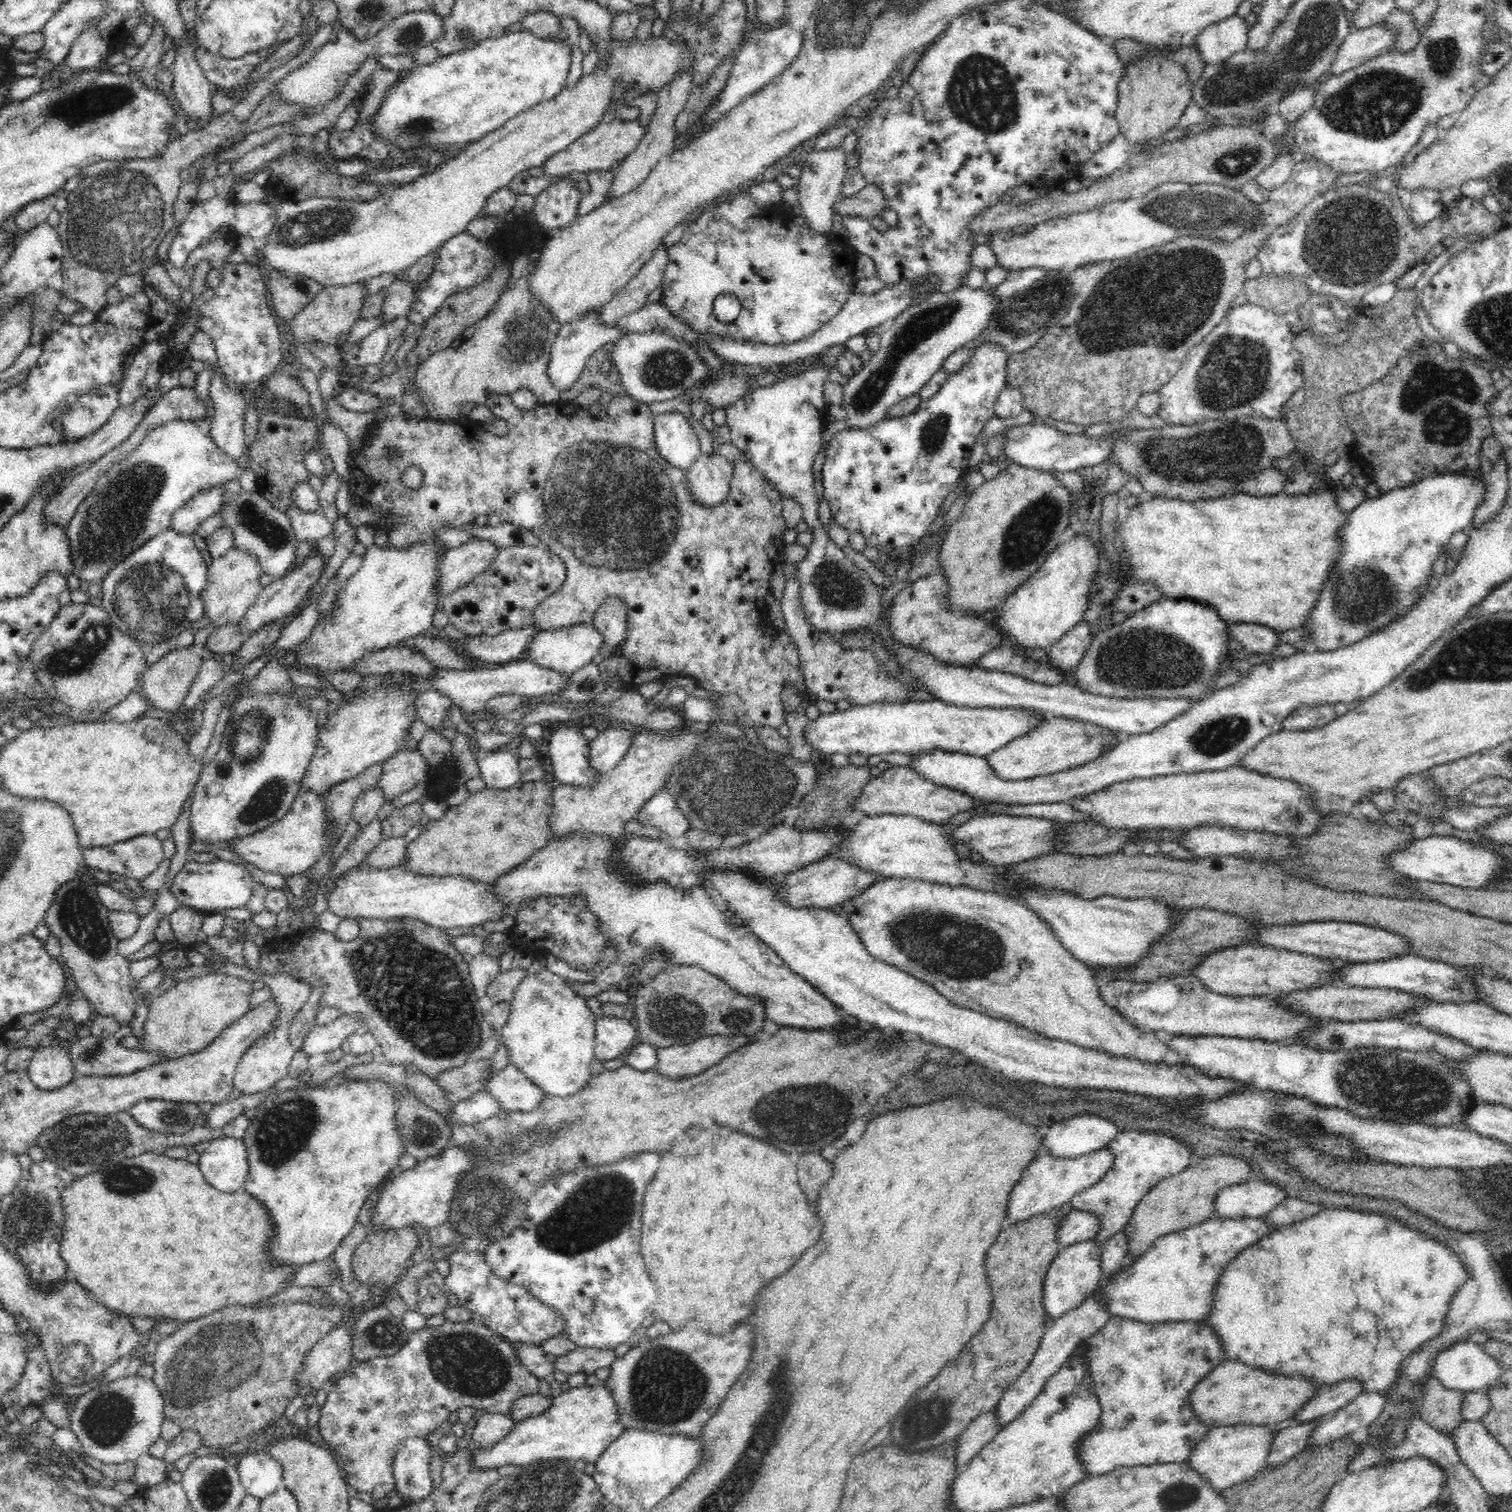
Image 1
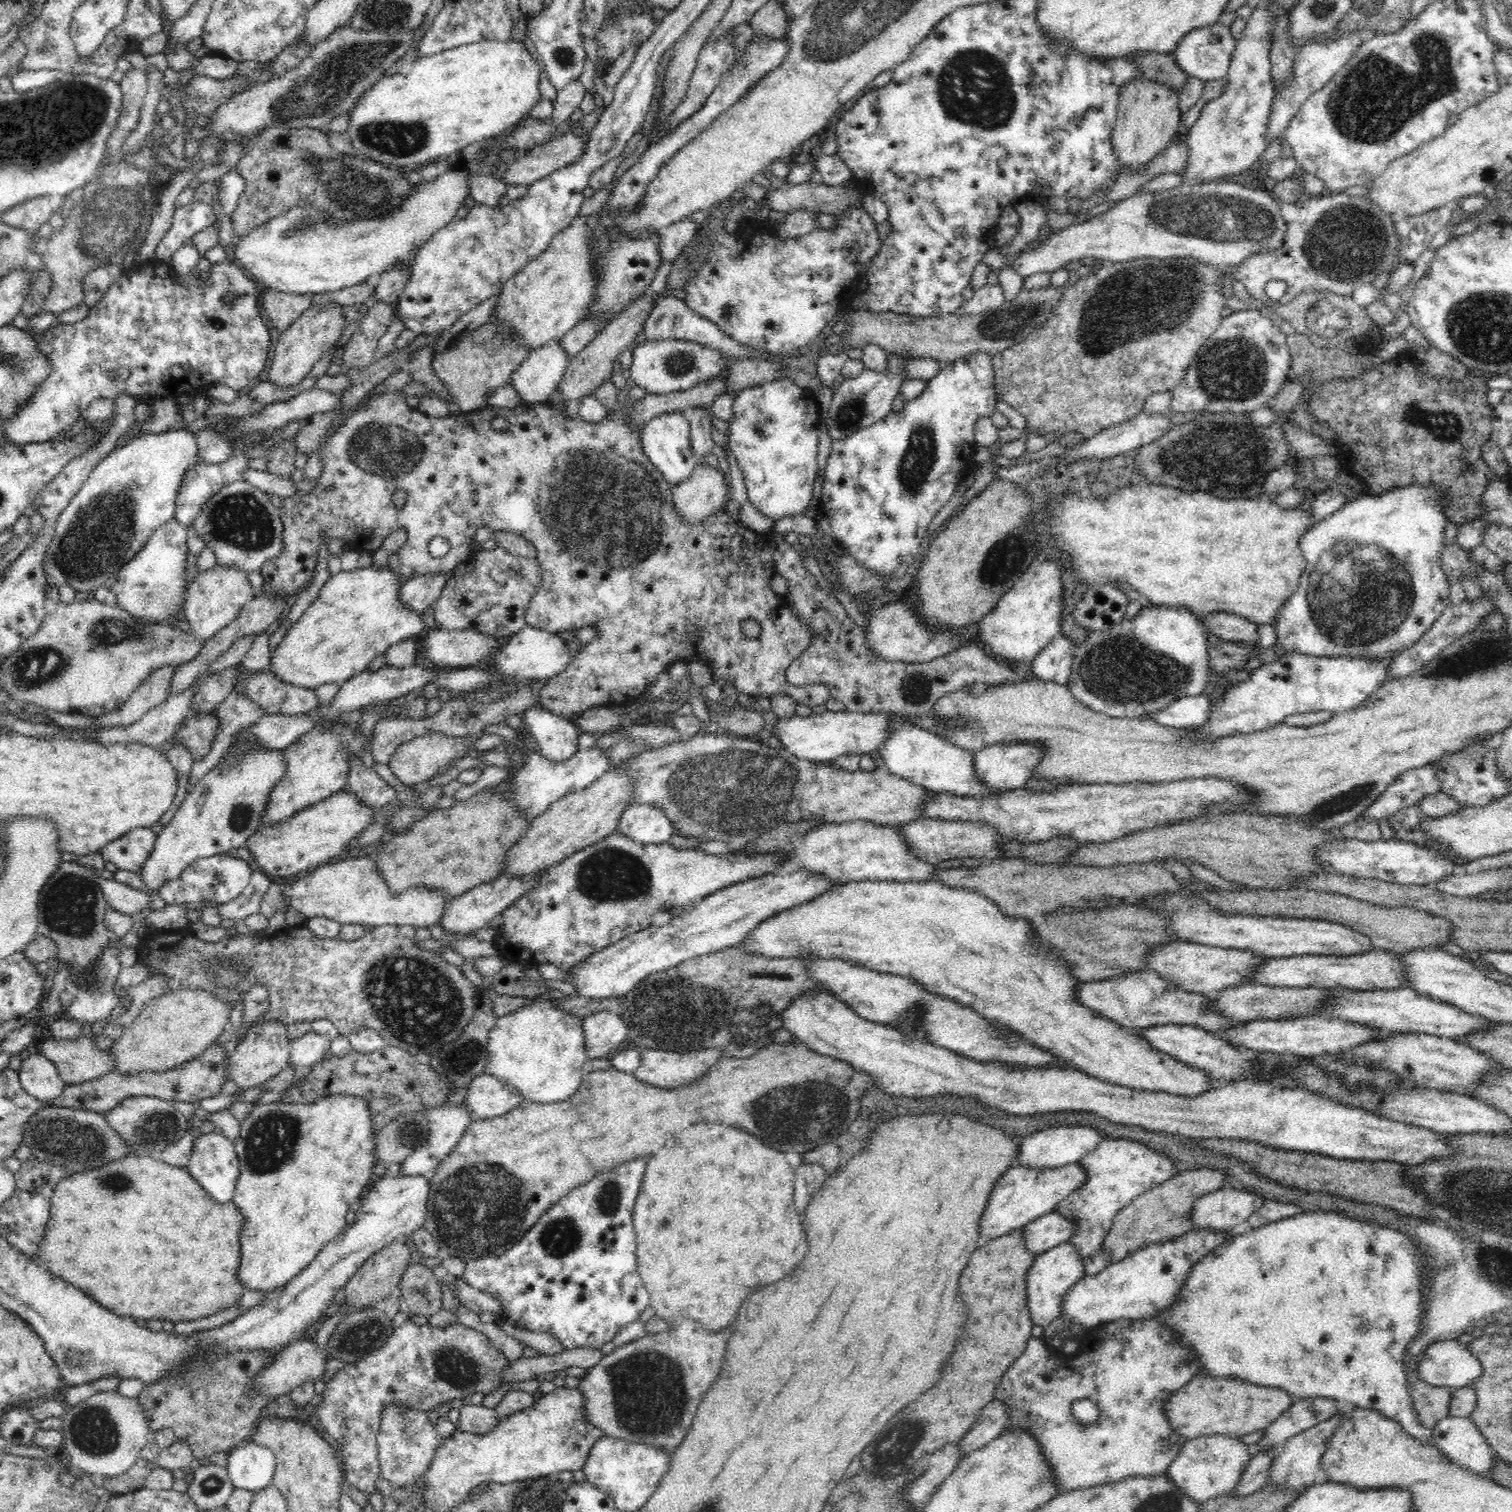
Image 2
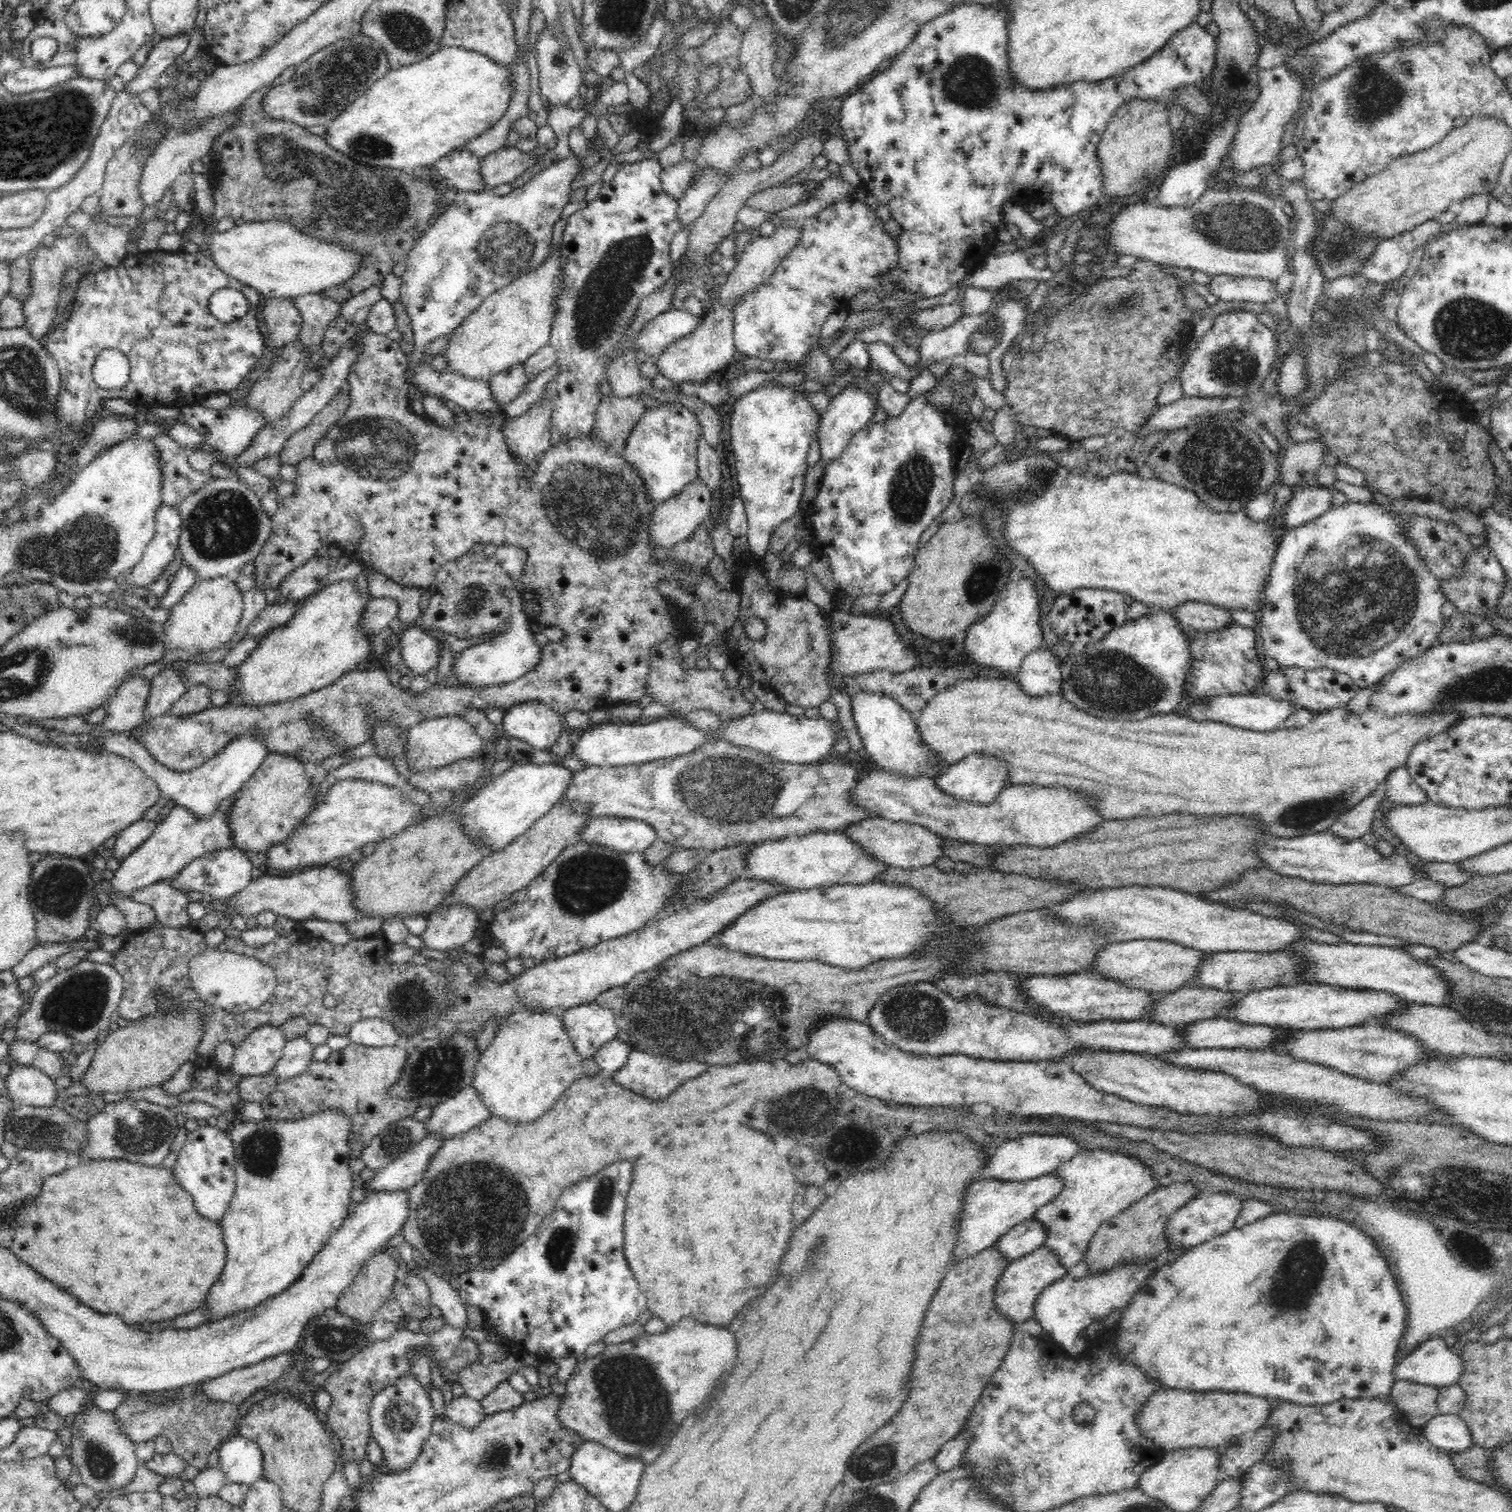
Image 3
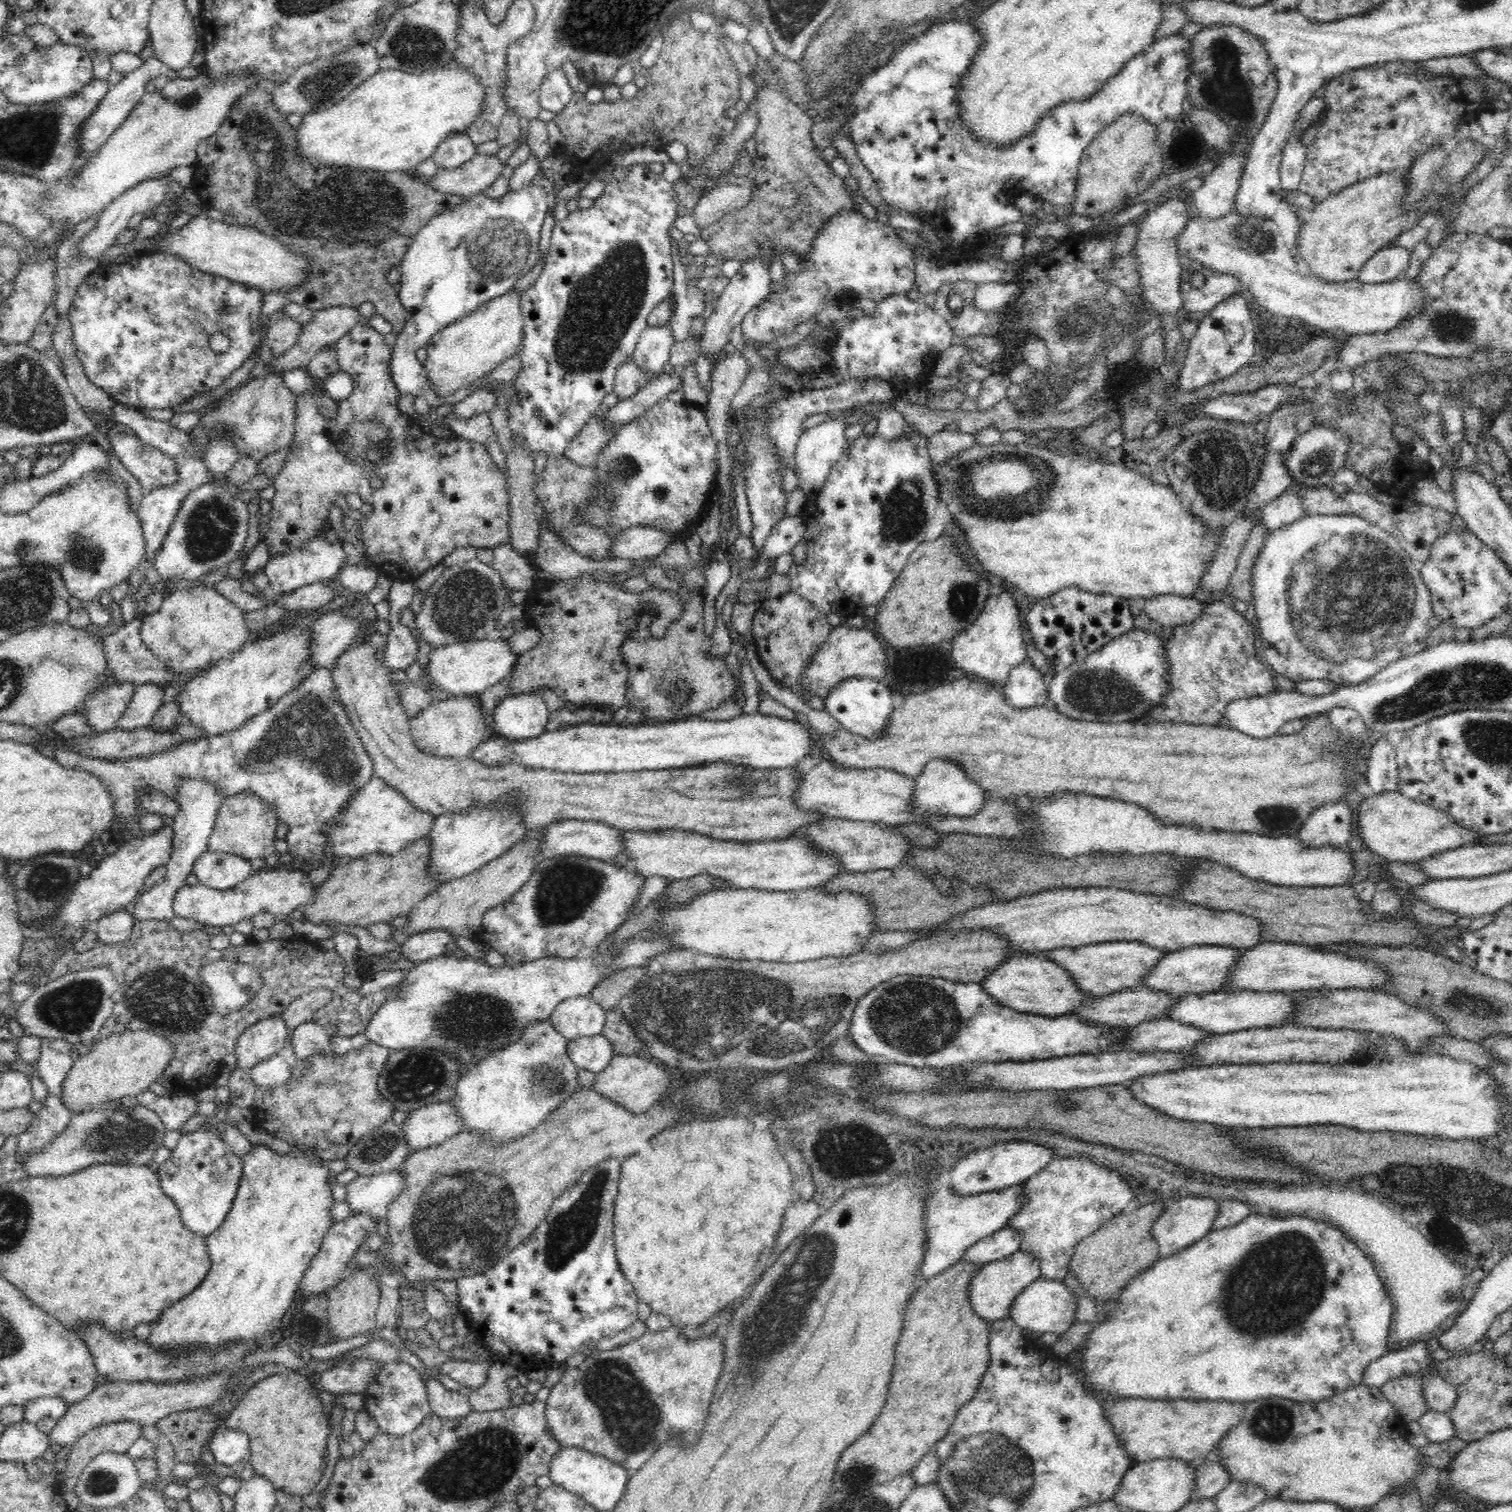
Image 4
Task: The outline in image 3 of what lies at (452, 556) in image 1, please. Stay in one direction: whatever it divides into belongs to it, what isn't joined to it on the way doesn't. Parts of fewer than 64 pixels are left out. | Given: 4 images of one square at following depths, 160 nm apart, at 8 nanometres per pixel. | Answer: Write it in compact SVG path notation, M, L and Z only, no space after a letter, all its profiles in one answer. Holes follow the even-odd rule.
M372 597L361 614L361 633L366 638L380 634L396 618L397 612L398 603L394 599Z

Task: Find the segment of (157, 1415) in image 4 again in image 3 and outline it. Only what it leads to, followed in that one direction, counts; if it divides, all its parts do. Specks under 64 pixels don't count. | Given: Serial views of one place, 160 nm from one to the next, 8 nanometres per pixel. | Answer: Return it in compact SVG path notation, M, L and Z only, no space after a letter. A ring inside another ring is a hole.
M286 1352L276 1357L270 1357L267 1360L262 1360L258 1364L248 1365L244 1368L232 1369L230 1372L224 1373L222 1376L217 1376L201 1382L199 1391L201 1394L213 1400L214 1402L230 1402L236 1405L244 1402L251 1394L258 1390L266 1388L271 1382L280 1378L284 1370L294 1362L292 1352Z

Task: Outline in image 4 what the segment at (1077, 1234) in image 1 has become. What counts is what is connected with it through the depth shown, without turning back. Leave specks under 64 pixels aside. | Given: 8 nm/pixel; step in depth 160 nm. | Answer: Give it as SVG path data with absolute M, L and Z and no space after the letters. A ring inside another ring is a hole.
M1009 1227L1002 1228L1002 1230L992 1233L992 1236L972 1244L972 1248L968 1248L964 1252L962 1261L982 1265L996 1260L1004 1260L1004 1258L1012 1256L1014 1252L1020 1251L1020 1242L1022 1242L1020 1232Z

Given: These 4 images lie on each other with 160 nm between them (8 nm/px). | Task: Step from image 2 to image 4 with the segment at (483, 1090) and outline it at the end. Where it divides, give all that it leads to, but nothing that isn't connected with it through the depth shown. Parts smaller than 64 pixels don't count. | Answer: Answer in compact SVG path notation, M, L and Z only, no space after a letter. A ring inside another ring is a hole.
M453 1099L427 1104L412 1111L401 1129L410 1150L433 1147L463 1130Z

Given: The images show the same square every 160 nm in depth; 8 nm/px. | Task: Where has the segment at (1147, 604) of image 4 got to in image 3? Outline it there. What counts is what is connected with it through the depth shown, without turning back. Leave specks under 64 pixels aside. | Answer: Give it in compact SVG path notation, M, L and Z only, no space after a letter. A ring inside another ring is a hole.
M1200 601L1179 604L1169 612L1181 626L1190 626L1198 631L1215 631L1226 628L1232 621L1229 609Z

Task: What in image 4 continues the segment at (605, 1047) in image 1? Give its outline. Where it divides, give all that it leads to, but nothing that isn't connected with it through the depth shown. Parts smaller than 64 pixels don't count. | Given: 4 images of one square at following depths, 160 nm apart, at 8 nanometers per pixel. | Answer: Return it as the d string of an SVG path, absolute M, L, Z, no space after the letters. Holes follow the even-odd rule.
M588 995L570 997L557 1005L549 1021L568 1040L601 1034L606 1022L606 1011Z

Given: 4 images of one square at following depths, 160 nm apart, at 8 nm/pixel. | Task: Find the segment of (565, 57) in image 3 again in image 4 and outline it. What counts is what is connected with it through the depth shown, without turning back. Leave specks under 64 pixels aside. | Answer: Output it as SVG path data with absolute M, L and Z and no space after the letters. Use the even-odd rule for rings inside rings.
M554 68L542 80L539 90L539 106L550 112L562 112L570 102L573 92L562 68Z

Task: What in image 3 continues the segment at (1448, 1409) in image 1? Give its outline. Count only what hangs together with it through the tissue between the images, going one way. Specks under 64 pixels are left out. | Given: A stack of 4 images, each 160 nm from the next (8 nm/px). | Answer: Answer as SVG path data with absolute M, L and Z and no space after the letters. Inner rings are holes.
M1406 1379L1397 1380L1390 1389L1391 1399L1396 1403L1396 1408L1408 1423L1414 1427L1423 1428L1434 1416L1439 1414L1437 1405L1438 1389L1432 1385L1418 1384Z

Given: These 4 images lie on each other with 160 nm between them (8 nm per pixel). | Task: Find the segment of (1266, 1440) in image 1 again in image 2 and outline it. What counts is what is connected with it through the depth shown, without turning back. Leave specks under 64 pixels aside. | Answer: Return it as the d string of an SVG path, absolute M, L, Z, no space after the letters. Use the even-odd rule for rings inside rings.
M1200 1436L1182 1445L1178 1456L1168 1465L1163 1475L1174 1482L1188 1498L1203 1503L1233 1490L1242 1476L1245 1464L1251 1458L1251 1447L1241 1441L1240 1436Z

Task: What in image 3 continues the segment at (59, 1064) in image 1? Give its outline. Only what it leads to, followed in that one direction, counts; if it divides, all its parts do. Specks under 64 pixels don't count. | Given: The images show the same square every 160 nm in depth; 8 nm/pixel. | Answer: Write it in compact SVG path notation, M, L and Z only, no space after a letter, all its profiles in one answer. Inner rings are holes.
M17 1064L4 1077L8 1098L16 1105L61 1105L60 1099L56 1102L56 1095L60 1089L56 1088L52 1077L44 1074L39 1068Z

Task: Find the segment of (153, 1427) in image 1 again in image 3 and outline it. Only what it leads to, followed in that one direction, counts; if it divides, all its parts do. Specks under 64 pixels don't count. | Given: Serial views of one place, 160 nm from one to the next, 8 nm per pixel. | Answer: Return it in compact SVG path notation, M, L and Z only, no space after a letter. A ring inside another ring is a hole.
M96 1405L88 1411L80 1411L77 1419L70 1424L71 1462L78 1467L81 1482L96 1493L116 1491L128 1486L136 1476L140 1461L135 1455L135 1443L121 1430L112 1411L100 1411Z

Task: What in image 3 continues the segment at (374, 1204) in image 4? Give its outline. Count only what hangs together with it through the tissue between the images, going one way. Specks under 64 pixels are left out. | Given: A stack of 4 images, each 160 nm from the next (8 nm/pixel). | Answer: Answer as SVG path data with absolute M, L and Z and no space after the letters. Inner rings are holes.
M427 1134L406 1154L377 1170L372 1178L358 1182L359 1186L365 1190L366 1195L370 1192L394 1192L412 1188L424 1176L429 1160L439 1151L444 1139L439 1134Z

